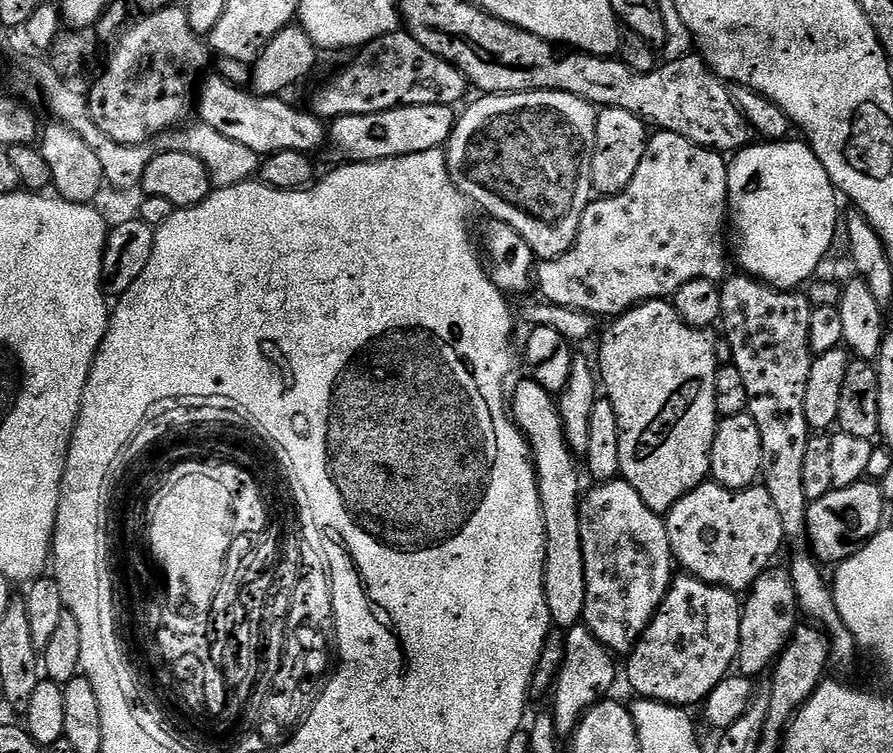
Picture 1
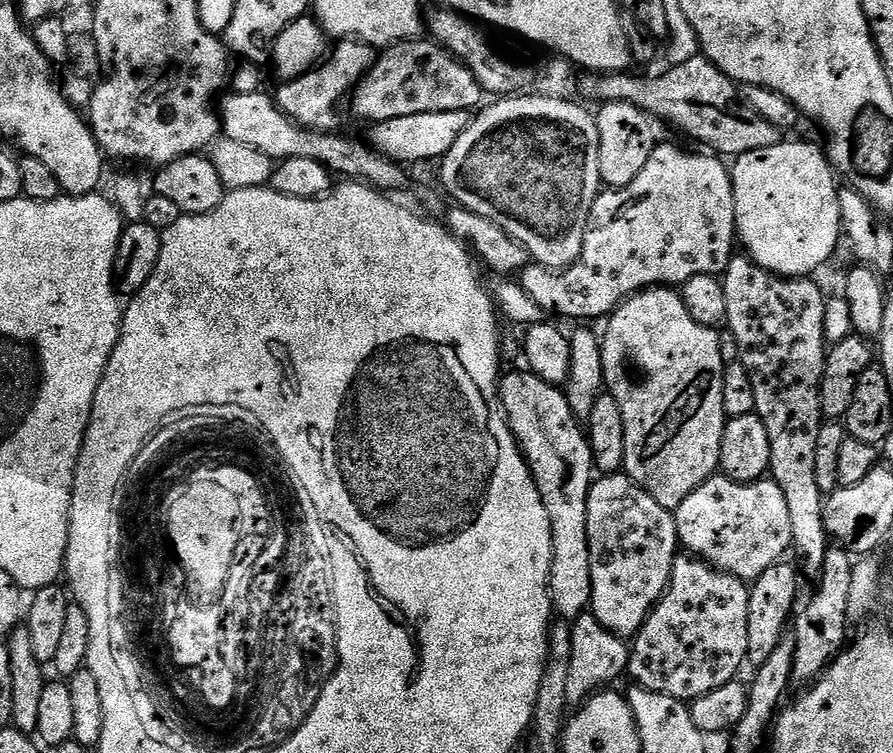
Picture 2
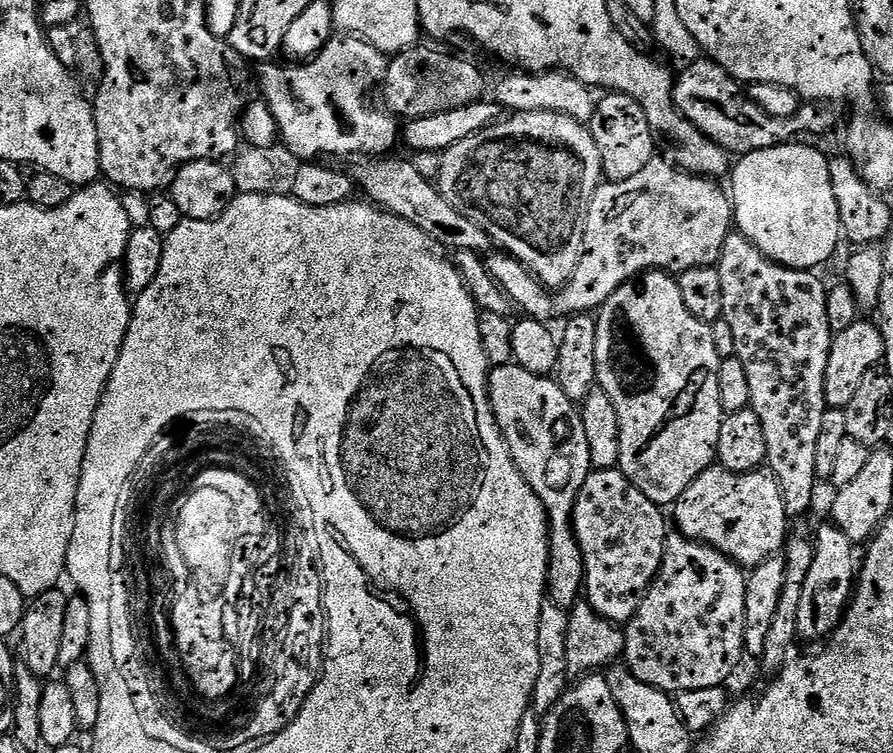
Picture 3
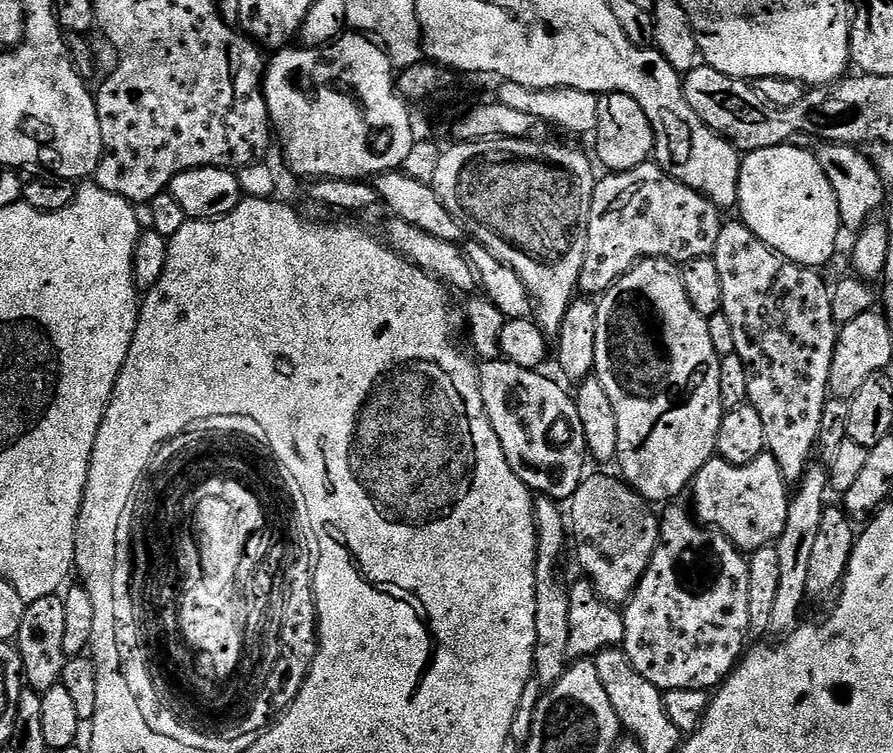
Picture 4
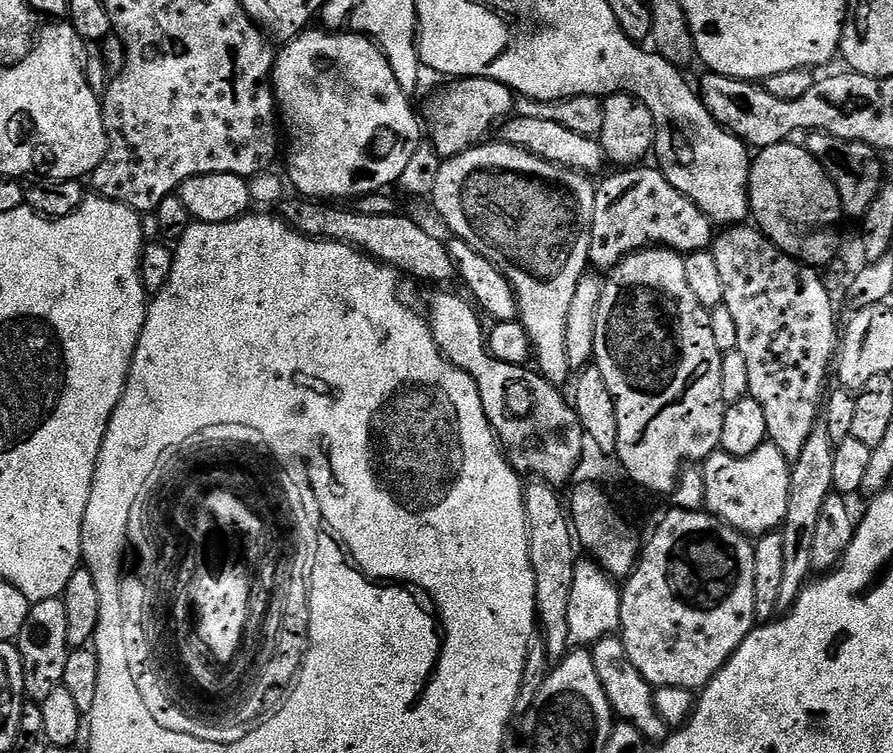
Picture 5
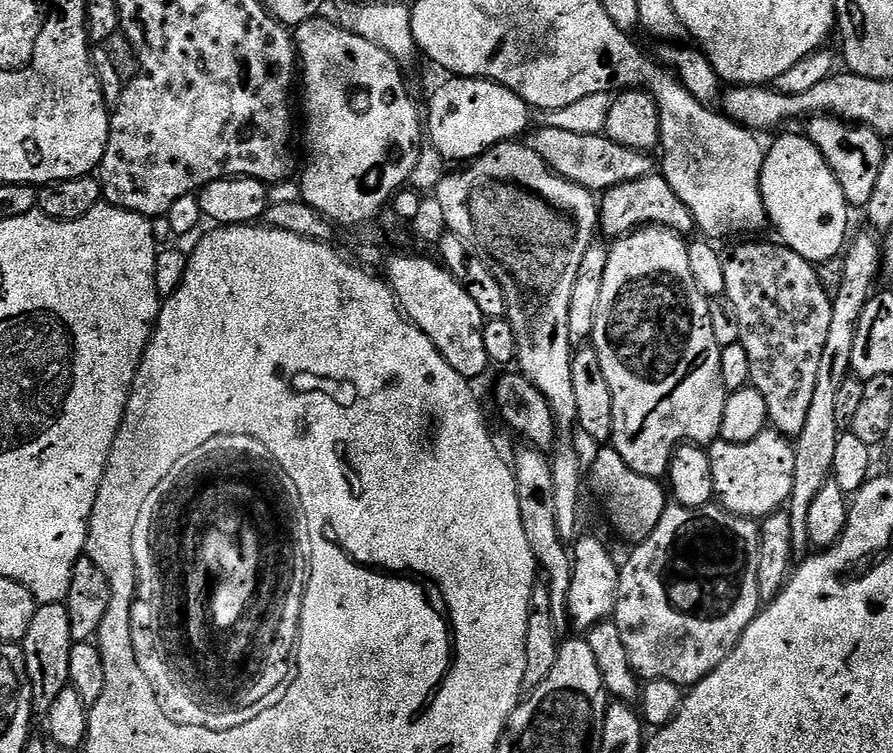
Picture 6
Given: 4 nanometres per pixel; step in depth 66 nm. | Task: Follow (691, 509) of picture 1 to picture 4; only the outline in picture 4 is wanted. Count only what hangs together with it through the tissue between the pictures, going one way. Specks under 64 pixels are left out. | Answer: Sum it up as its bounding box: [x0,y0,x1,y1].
[690,450,790,553]

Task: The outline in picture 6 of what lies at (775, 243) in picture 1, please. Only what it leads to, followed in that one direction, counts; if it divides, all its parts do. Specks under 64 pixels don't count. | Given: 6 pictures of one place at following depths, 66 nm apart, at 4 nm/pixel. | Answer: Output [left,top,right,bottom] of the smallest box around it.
[760,135,850,266]

